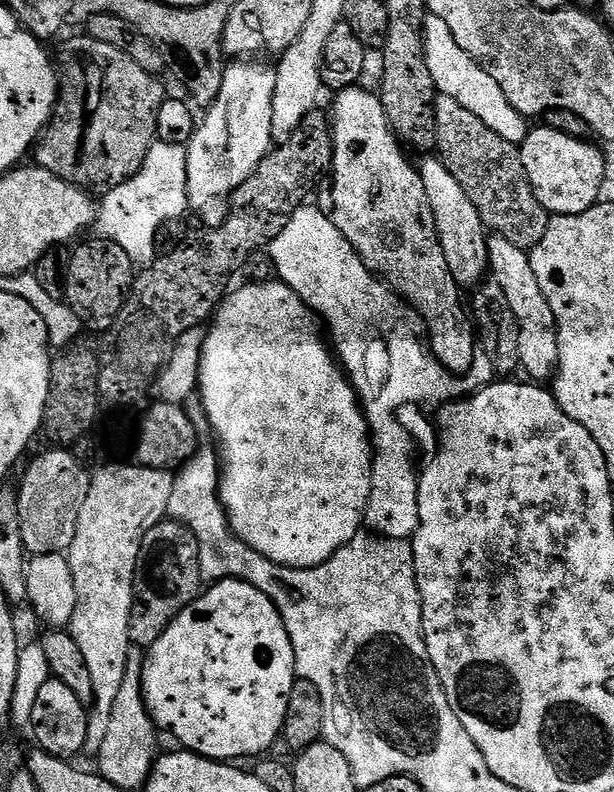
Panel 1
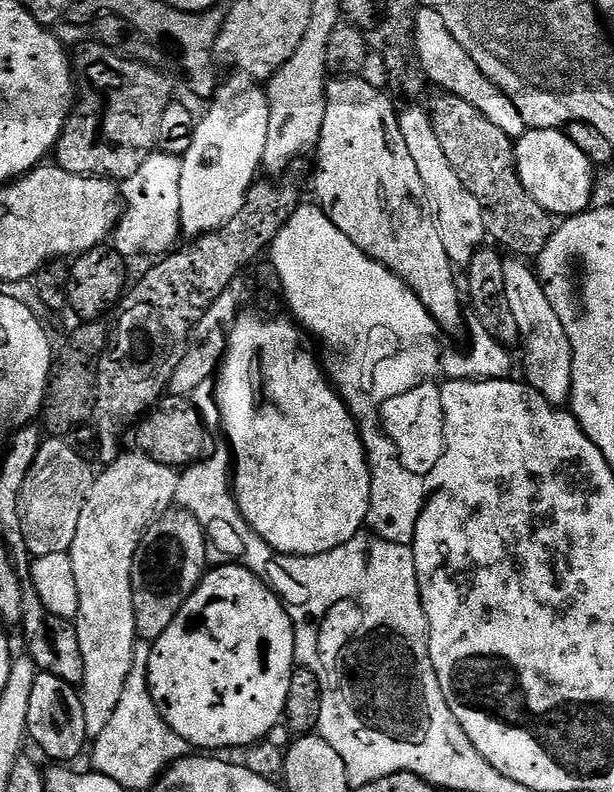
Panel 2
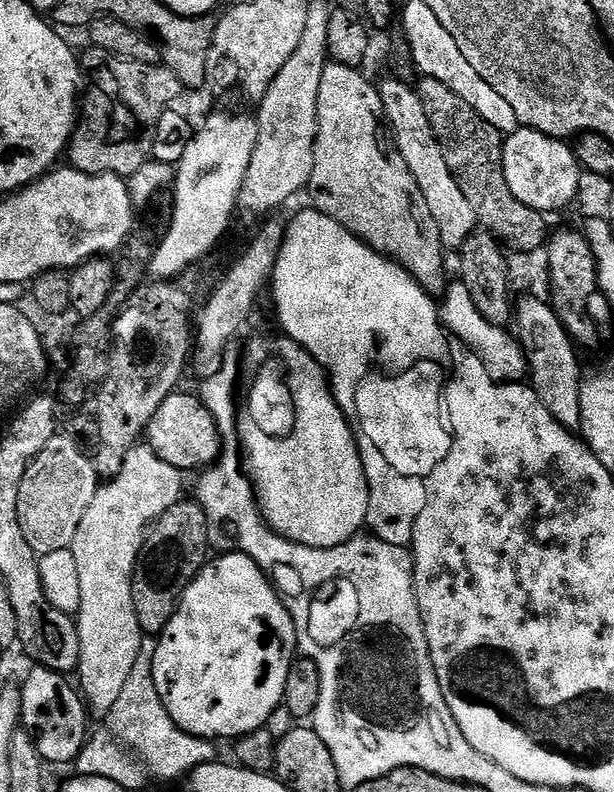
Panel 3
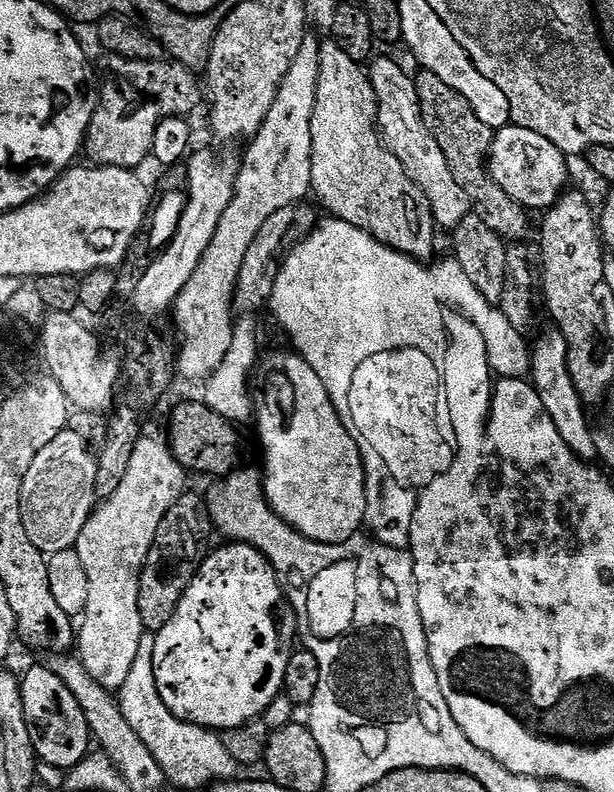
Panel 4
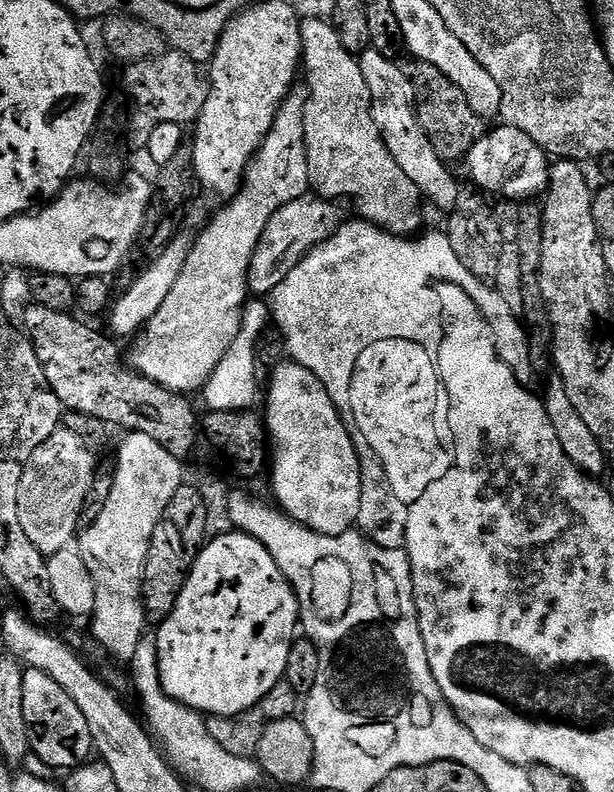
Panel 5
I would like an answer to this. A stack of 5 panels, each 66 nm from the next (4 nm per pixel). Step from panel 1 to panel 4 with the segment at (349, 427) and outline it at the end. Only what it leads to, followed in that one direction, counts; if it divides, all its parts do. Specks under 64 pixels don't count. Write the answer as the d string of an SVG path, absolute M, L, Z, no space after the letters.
M287 351L263 357L264 385L260 405L254 408L256 432L264 447L264 495L296 532L319 544L343 544L365 527L362 448L336 413L322 378L295 351Z

